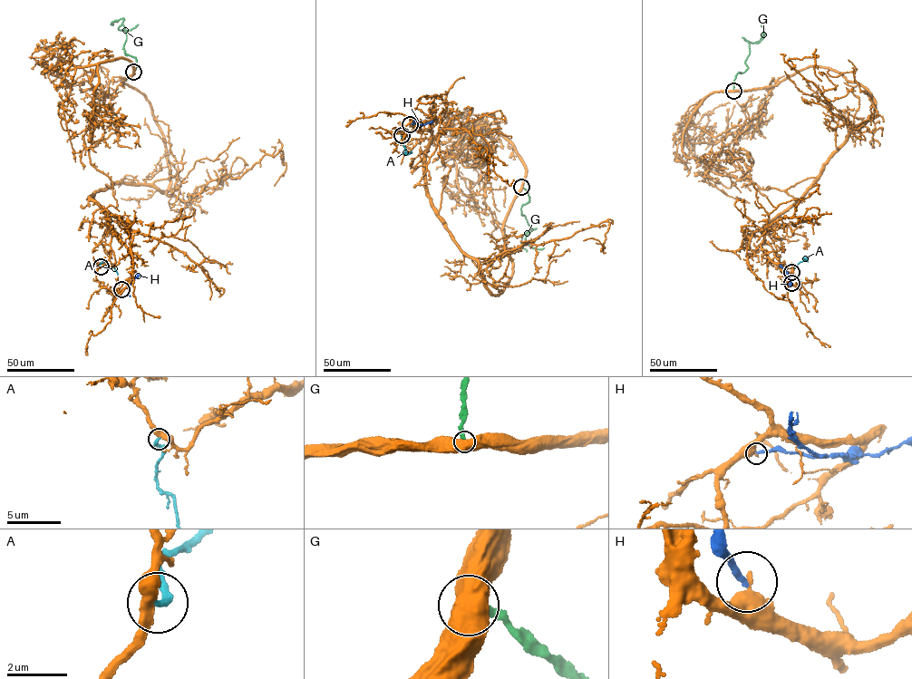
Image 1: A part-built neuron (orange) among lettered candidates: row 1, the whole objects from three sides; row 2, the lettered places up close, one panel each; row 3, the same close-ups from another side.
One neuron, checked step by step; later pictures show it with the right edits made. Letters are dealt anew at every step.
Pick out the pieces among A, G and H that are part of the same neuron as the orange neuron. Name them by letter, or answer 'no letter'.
no letter

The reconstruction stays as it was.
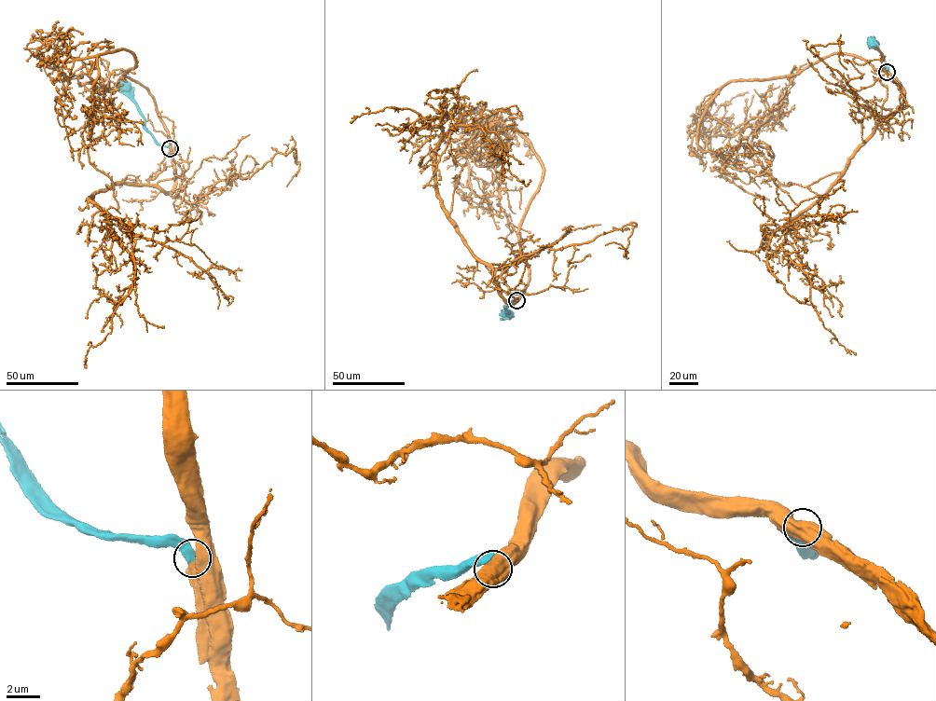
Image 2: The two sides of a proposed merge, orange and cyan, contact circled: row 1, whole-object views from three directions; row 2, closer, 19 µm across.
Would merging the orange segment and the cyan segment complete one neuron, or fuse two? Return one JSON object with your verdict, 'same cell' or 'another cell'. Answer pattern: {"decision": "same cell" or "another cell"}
{"decision": "same cell"}

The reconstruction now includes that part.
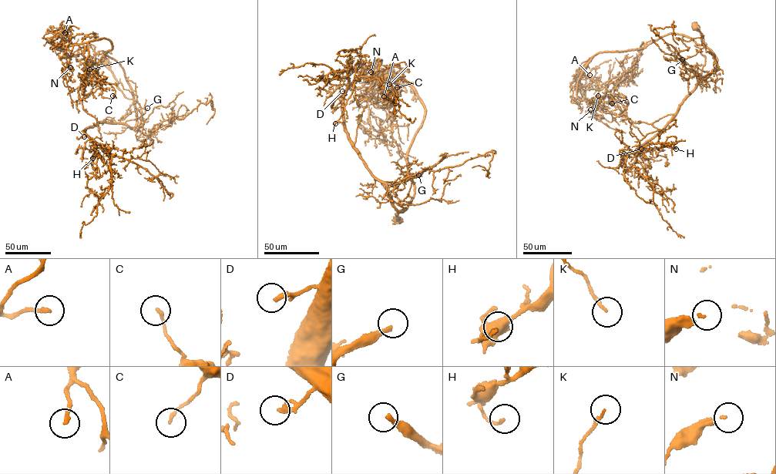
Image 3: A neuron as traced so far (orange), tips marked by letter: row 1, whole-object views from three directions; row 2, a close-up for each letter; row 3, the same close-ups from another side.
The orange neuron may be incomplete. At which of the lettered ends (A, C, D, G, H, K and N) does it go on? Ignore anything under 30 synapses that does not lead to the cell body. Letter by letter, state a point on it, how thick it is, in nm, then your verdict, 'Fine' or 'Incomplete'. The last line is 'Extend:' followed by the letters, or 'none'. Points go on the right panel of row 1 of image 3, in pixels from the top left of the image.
A: Place: (589, 75). Thickness 180 nm. Fine
C: Place: (612, 103). Thickness 160 nm. Fine
D: Place: (641, 149). Thickness 240 nm. Fine
G: Place: (682, 59). Thickness 240 nm. Incomplete
H: Place: (676, 149). Thickness 100 nm. Fine
K: Place: (598, 95). Thickness 120 nm. Fine
N: Place: (590, 109). Thickness 120 nm. Incomplete
Extend: G, N

